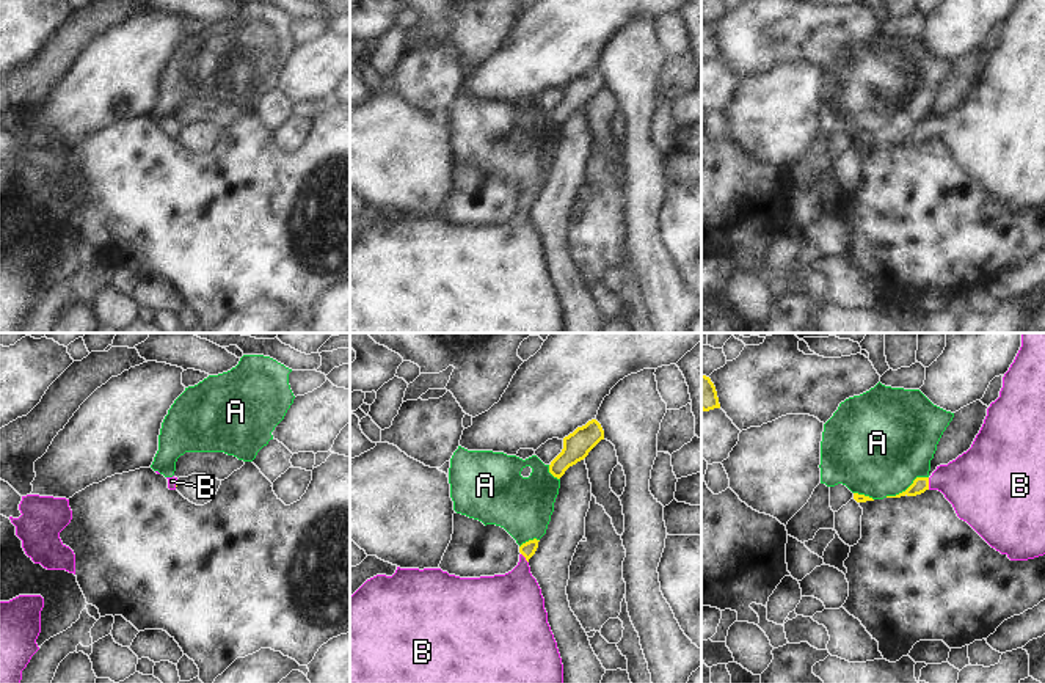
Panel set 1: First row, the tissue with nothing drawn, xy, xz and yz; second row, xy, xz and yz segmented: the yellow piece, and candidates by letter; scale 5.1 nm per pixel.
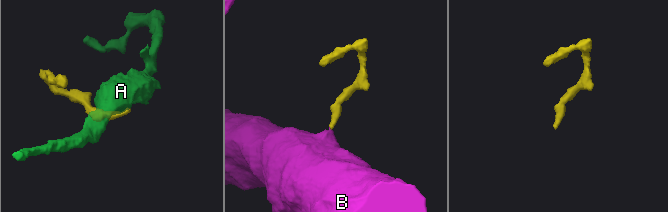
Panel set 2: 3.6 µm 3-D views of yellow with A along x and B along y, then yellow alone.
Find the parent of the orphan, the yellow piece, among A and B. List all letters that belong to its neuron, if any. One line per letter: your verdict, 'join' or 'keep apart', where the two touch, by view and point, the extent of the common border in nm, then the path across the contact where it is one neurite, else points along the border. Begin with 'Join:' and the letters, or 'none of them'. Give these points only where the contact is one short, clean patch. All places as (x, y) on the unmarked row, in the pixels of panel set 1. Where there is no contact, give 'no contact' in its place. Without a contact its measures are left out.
Join: B
A: keep apart; contact yz (907, 137); length 240 nm; border yz (928, 124), (918, 124), (904, 138), (885, 145)
B: join; contact yz (928, 132); length 60 nm; way yz (920, 132), (928, 132), (976, 132)

